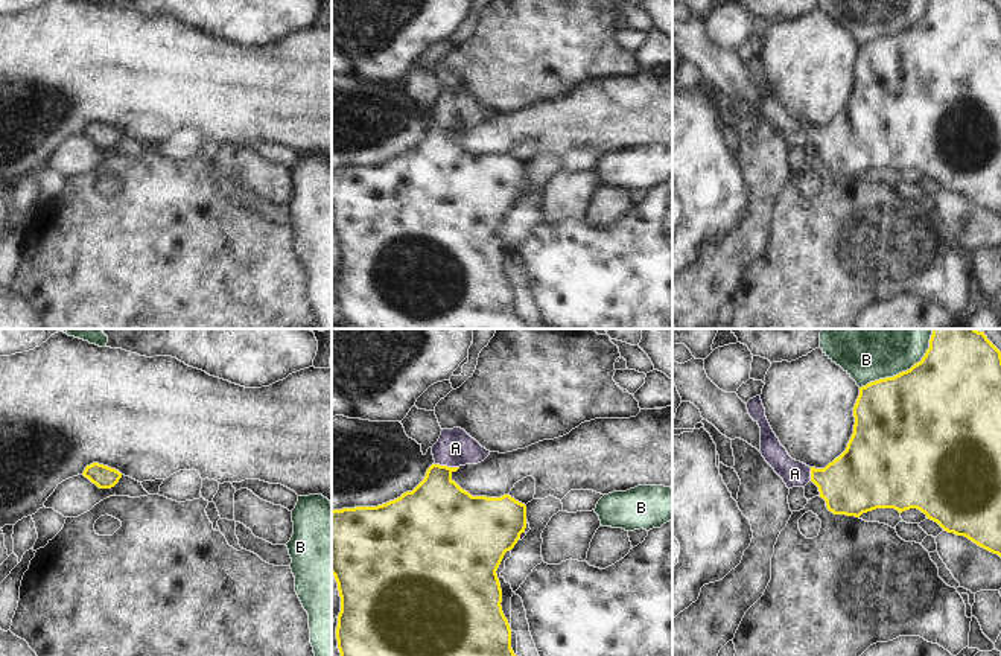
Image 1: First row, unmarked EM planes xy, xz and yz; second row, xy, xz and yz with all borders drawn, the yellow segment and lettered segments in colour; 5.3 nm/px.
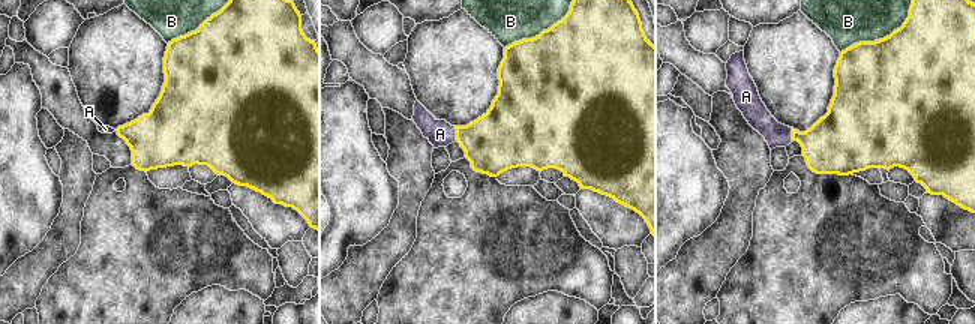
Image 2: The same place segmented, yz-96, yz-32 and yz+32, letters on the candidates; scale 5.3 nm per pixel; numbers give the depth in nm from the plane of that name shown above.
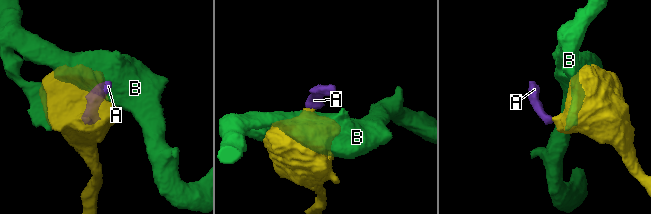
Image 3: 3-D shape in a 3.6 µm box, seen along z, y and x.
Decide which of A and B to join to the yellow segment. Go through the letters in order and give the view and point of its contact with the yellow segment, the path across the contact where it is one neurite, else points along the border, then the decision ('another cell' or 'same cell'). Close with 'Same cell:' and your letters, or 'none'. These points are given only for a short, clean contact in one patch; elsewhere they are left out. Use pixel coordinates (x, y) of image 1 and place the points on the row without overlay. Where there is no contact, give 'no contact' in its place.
A: xz (446, 125) | across xz (437, 171), (437, 142), (446, 125), (448, 116), (455, 107) | same cell
B: yz (899, 32) | another cell
Same cell: A

